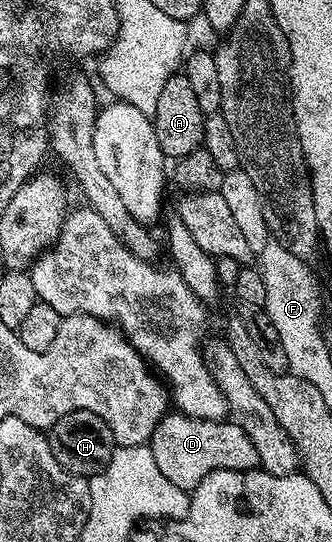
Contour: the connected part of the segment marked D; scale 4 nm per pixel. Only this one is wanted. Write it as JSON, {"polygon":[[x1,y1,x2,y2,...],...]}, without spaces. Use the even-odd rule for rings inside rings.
{"polygon":[[167,413,155,425,153,436,148,444,151,453,155,453,155,465,179,489,192,492,194,487,207,477,207,473,219,469,235,469,236,471,252,471,258,466,255,445,251,445,251,437,239,429,231,421,219,419,193,419,190,415]]}

